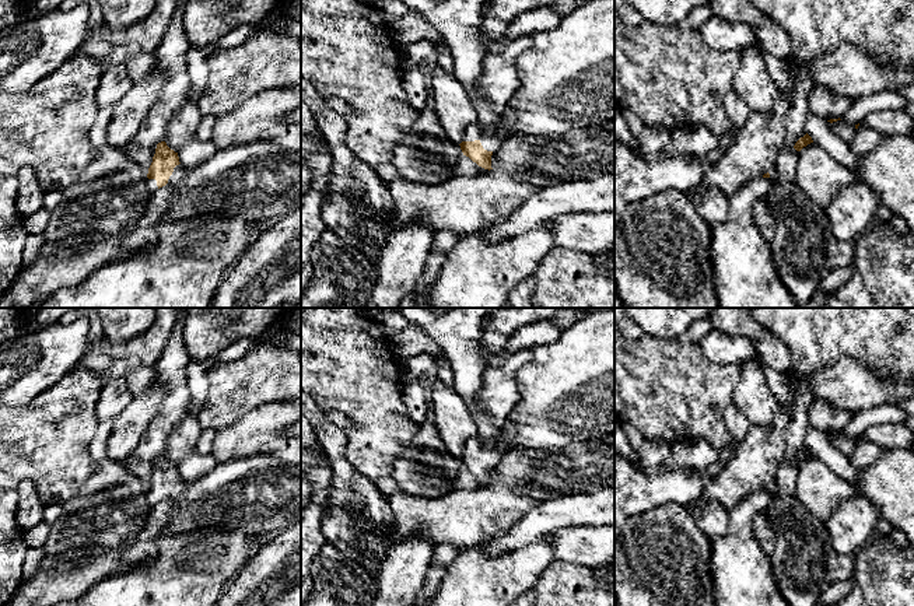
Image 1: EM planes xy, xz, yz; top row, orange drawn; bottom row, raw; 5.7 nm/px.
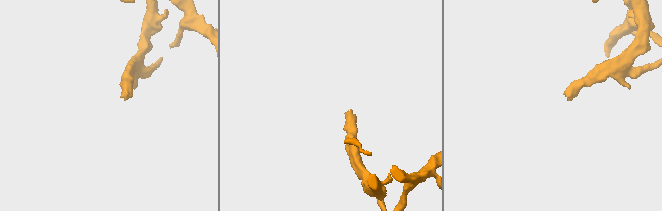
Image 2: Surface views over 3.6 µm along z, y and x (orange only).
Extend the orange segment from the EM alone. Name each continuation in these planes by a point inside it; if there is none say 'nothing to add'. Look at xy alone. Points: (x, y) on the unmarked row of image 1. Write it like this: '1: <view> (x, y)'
1: xy (178, 487)

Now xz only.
1: xz (567, 388)

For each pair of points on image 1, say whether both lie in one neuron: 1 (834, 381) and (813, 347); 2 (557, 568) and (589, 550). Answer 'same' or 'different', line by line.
1: different
2: different

